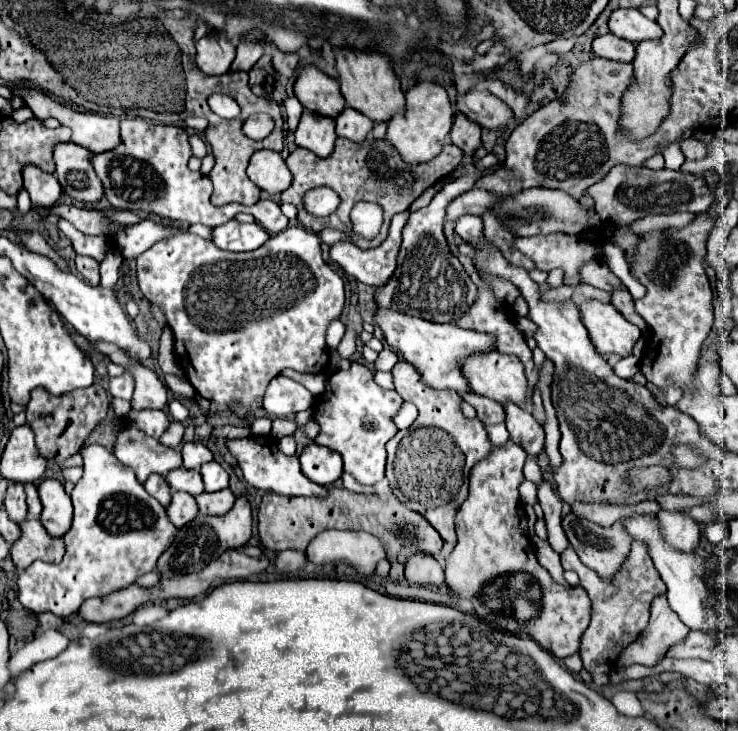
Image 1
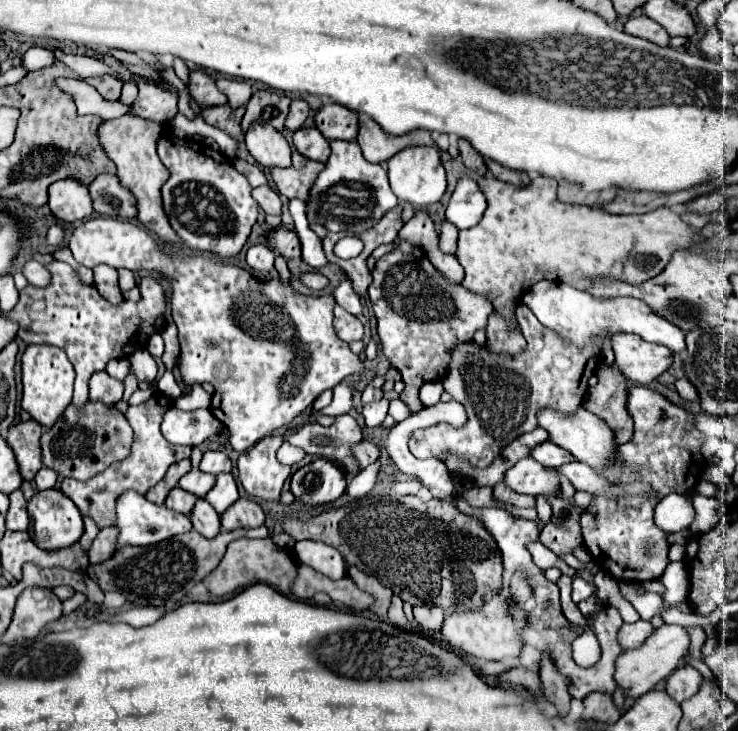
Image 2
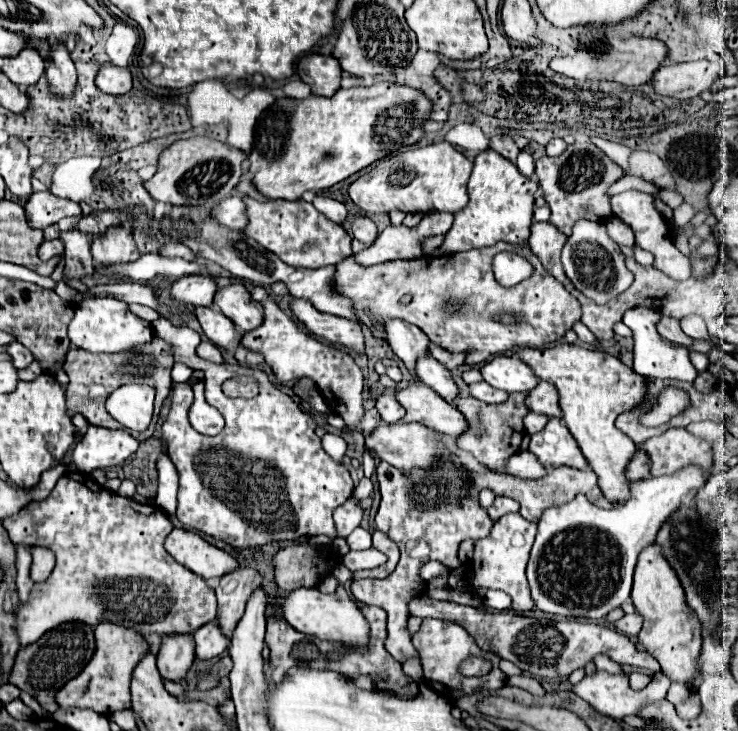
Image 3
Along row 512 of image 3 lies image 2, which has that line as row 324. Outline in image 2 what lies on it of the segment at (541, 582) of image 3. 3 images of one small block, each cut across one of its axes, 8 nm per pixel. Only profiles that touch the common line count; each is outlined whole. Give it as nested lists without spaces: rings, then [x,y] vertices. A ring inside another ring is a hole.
[[[542,280],[524,294],[522,302],[536,314],[536,318],[546,328],[556,332],[560,338],[570,340],[578,348],[584,348],[598,336],[604,336],[604,342],[608,342],[618,332],[632,332],[648,342],[668,346],[672,352],[686,350],[684,332],[678,330],[678,326],[670,324],[668,320],[656,316],[652,308],[648,308],[648,304],[636,298],[594,298],[588,292],[576,290],[568,284]]]

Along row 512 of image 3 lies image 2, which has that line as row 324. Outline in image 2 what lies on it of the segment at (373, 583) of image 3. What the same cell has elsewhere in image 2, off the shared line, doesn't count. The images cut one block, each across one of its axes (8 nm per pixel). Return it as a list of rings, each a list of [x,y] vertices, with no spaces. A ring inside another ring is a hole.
[[[400,242],[398,248],[382,256],[374,270],[374,282],[368,288],[370,302],[378,320],[378,338],[384,356],[404,378],[402,402],[410,414],[420,412],[418,390],[424,382],[442,380],[450,364],[450,354],[458,344],[470,342],[474,332],[486,328],[492,304],[478,294],[468,292],[464,286],[448,284],[424,256],[424,250]],[[442,318],[442,320],[424,320]]]

